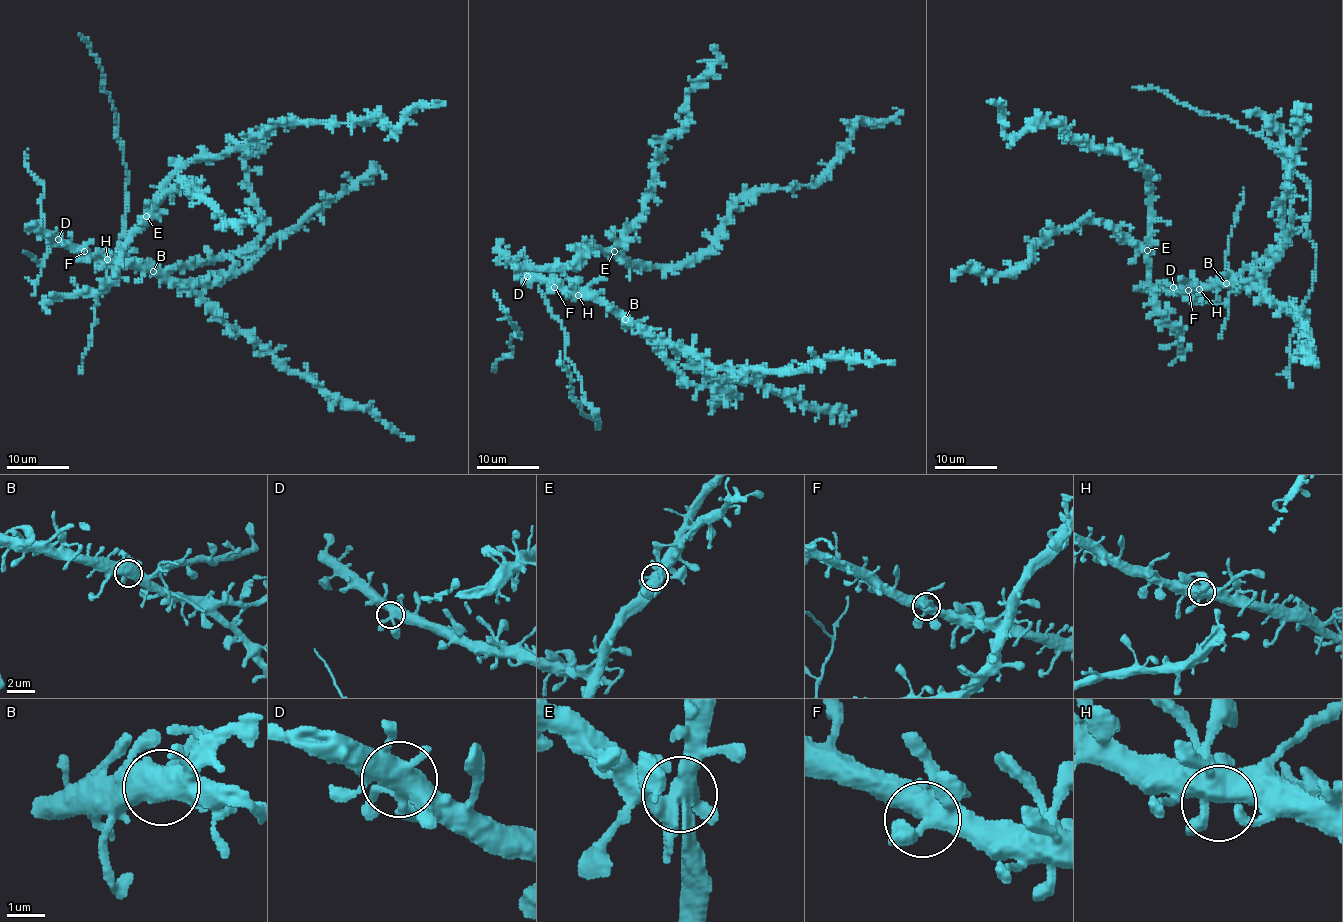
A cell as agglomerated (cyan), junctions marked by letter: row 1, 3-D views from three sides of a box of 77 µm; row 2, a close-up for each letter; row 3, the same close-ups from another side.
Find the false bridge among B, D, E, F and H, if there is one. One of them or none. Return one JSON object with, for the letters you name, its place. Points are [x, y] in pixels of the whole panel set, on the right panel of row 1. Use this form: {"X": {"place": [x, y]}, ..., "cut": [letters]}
{"E": {"place": [1147, 250]}, "cut": ["E"]}

